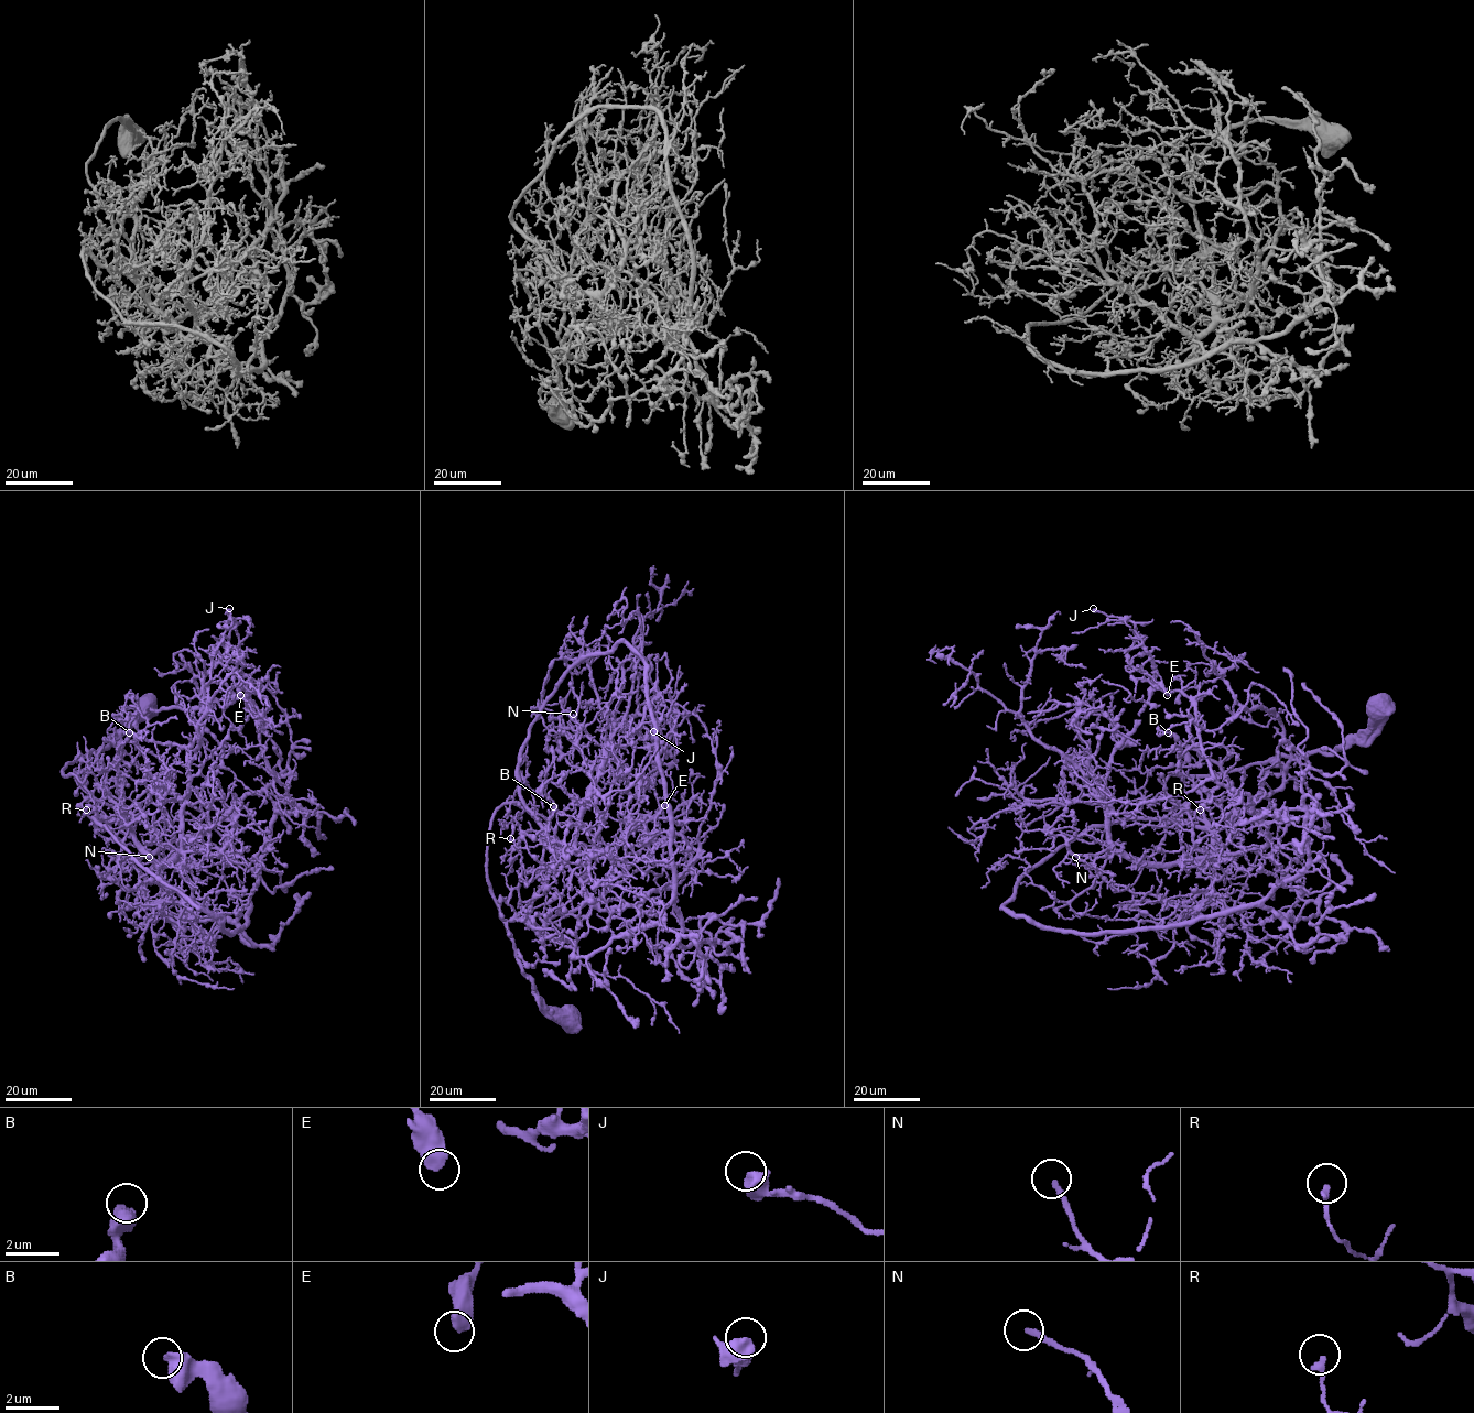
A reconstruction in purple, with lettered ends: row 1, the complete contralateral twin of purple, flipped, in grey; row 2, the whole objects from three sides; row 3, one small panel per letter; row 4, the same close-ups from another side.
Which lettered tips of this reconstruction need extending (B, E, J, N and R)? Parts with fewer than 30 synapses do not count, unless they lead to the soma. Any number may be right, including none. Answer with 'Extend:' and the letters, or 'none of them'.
Extend: none of them

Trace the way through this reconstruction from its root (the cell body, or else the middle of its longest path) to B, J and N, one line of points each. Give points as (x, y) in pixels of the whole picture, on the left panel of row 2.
B: (147, 705), (99, 752), (79, 756), (63, 769), (112, 806), (130, 829), (117, 787), (121, 747), (129, 732)
J: (147, 705), (63, 774), (112, 806), (166, 863), (181, 848), (187, 747), (203, 678), (236, 625), (229, 608)
N: (147, 705), (99, 752), (79, 756), (63, 774), (123, 817), (176, 901), (153, 880), (156, 865), (149, 857)

